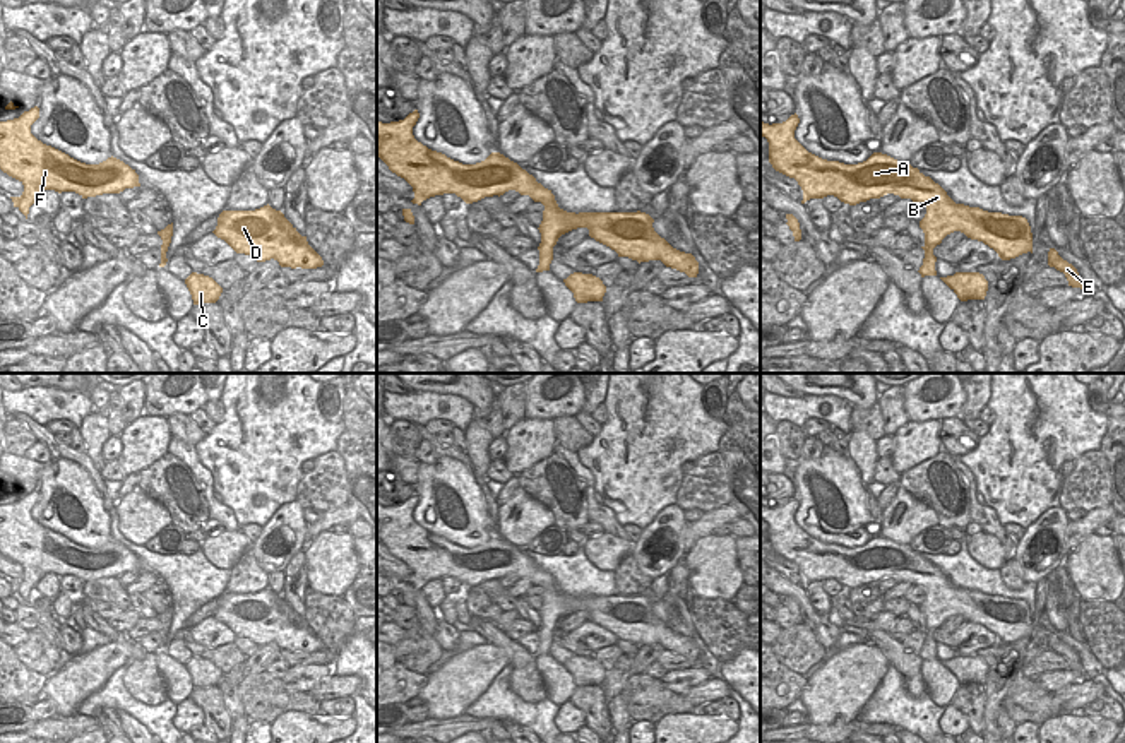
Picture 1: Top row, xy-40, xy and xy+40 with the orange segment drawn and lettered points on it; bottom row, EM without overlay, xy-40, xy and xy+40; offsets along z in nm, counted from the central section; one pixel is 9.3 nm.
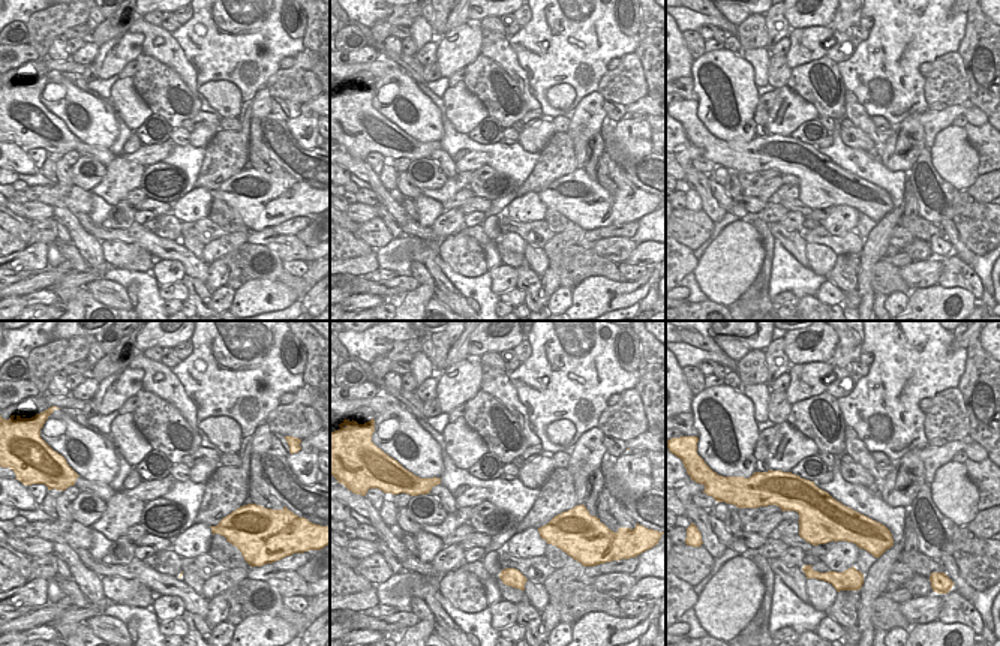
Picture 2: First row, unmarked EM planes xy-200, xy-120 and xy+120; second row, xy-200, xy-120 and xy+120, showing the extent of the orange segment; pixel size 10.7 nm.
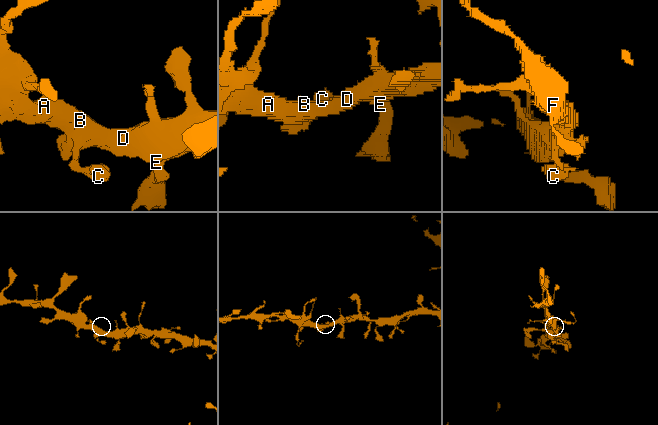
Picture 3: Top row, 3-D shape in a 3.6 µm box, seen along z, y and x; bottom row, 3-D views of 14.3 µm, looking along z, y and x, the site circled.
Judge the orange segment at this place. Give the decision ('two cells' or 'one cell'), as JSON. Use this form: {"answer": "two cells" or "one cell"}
{"answer": "one cell"}

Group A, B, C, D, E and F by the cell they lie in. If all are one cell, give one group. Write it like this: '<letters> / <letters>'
A B C D E F

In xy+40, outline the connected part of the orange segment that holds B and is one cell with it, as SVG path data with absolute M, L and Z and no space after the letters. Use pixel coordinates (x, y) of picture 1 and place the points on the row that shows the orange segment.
M796 113L783 123L760 122L760 135L769 142L772 168L795 178L801 187L801 204L834 195L844 204L856 205L887 193L925 204L926 214L920 221L925 233L921 247L925 259L918 270L921 277L937 276L933 248L954 231L983 241L1002 260L1033 253L1033 233L1026 217L955 204L938 183L913 168L909 161L897 161L882 152L873 152L858 164L822 159L795 139L798 123Z

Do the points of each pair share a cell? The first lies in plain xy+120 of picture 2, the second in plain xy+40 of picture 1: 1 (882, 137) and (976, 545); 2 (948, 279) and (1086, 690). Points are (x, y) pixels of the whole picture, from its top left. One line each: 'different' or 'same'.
1: different
2: different

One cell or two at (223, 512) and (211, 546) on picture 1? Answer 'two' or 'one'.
two

